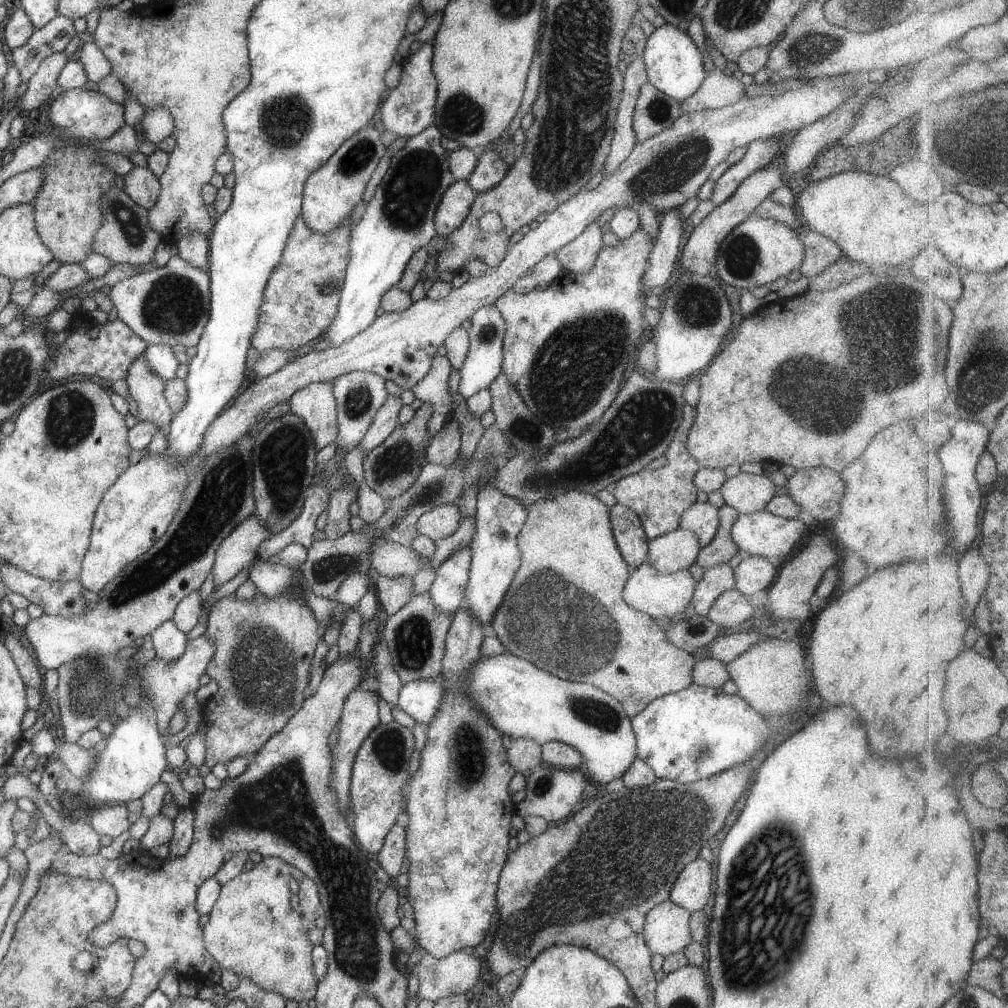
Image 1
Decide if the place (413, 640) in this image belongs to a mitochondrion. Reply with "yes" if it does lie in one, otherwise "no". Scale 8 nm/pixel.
yes

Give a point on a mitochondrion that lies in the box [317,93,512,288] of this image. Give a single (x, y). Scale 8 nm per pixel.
(410, 193)

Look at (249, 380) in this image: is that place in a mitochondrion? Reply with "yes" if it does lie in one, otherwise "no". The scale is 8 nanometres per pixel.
no

